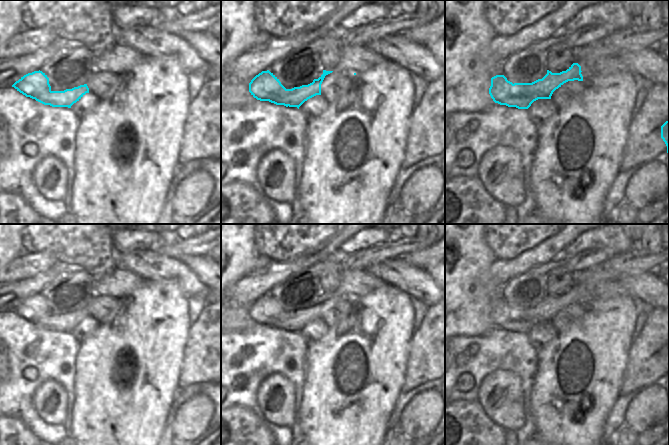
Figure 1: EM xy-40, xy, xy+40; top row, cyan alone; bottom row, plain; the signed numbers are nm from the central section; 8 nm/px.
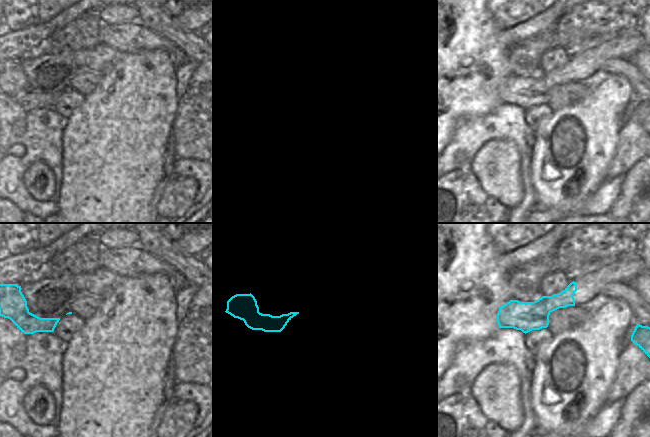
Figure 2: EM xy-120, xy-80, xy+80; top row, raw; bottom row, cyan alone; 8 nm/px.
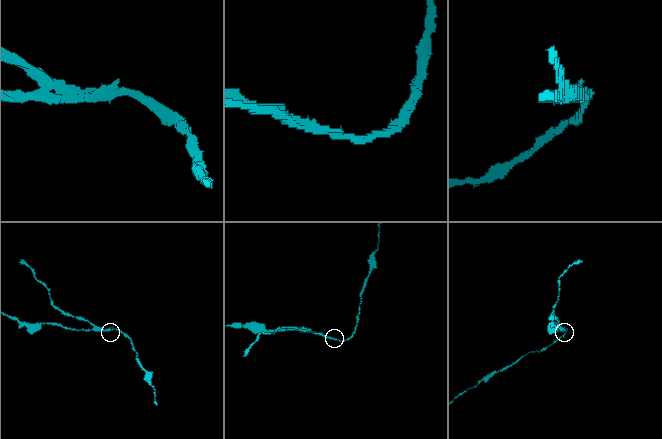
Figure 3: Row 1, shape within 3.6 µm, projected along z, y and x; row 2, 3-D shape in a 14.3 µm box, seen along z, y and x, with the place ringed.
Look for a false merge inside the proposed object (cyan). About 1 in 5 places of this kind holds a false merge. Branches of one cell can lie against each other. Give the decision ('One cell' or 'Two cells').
Two cells

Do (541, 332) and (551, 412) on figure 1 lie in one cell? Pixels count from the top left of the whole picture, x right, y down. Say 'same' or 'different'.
different

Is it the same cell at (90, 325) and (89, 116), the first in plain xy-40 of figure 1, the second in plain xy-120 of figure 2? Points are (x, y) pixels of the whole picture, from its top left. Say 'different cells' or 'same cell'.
different cells

